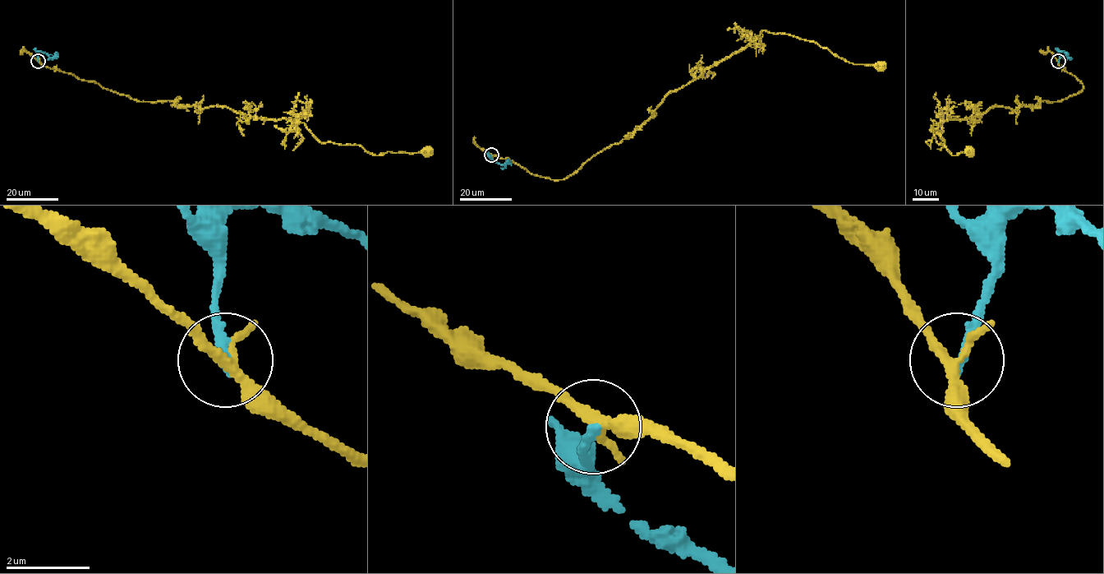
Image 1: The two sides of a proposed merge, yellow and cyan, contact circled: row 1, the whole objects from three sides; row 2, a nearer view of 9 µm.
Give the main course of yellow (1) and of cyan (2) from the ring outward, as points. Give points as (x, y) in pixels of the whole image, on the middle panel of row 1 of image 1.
1: (491, 155), (534, 174), (568, 178), (631, 136), (669, 94), (763, 30), (813, 41), (854, 64), (880, 65)
2: (491, 155), (491, 159), (503, 164), (511, 164)

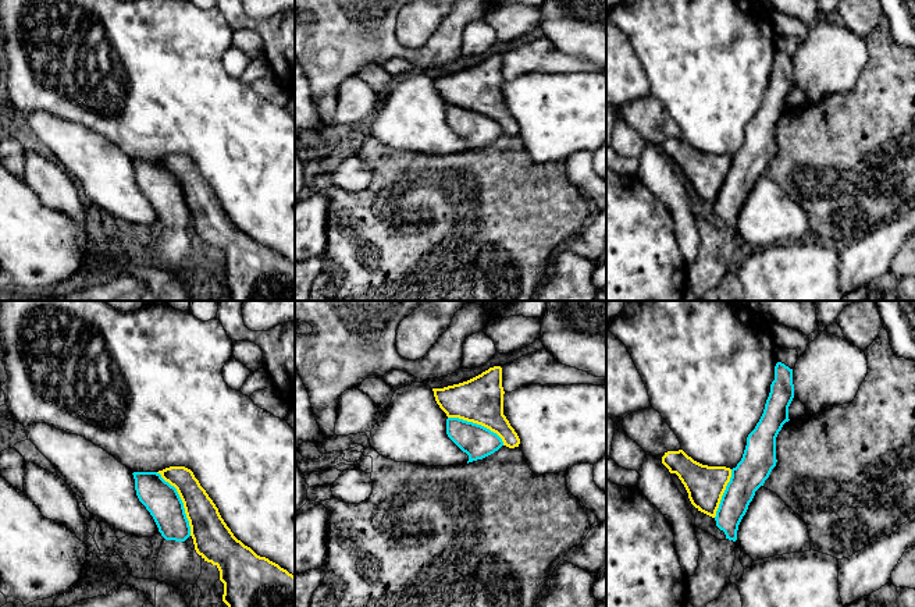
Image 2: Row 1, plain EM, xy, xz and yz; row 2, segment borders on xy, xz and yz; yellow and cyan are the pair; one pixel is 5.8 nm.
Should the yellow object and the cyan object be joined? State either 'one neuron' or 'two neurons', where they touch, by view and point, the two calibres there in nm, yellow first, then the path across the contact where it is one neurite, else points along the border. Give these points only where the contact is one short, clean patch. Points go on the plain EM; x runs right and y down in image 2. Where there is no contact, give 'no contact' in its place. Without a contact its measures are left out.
two neurons; contact xy (182, 190); calibres 220 and 200 nm

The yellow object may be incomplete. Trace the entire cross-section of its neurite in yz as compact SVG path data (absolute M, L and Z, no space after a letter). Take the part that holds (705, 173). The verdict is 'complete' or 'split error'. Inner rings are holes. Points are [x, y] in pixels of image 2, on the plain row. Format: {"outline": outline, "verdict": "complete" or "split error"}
{"outline": "M683 138L667 139L662 152L676 161L684 173L691 192L701 200L715 206L722 184L731 166L726 155L708 155L694 149Z", "verdict": "complete"}

